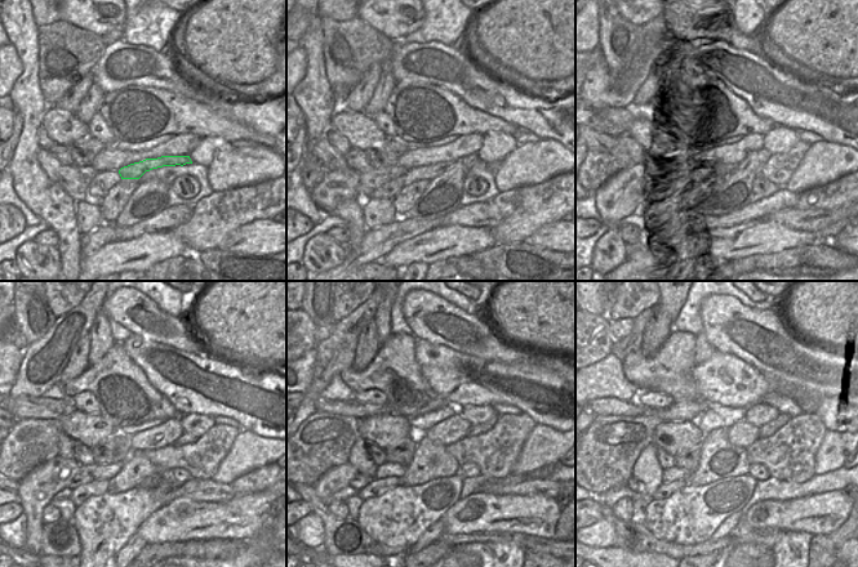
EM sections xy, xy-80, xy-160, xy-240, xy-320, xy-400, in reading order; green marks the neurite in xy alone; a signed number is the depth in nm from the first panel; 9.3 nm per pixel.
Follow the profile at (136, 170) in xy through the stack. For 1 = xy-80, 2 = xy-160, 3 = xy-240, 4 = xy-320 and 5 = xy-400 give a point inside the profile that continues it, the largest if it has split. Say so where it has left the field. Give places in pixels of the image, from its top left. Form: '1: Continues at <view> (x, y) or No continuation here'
1: Continues at xy-80 (432, 170)
2: Continues at xy-160 (720, 170)
3: Continues at xy-240 (98, 472)
4: Continues at xy-320 (389, 469)
5: Continues at xy-400 (670, 474)

